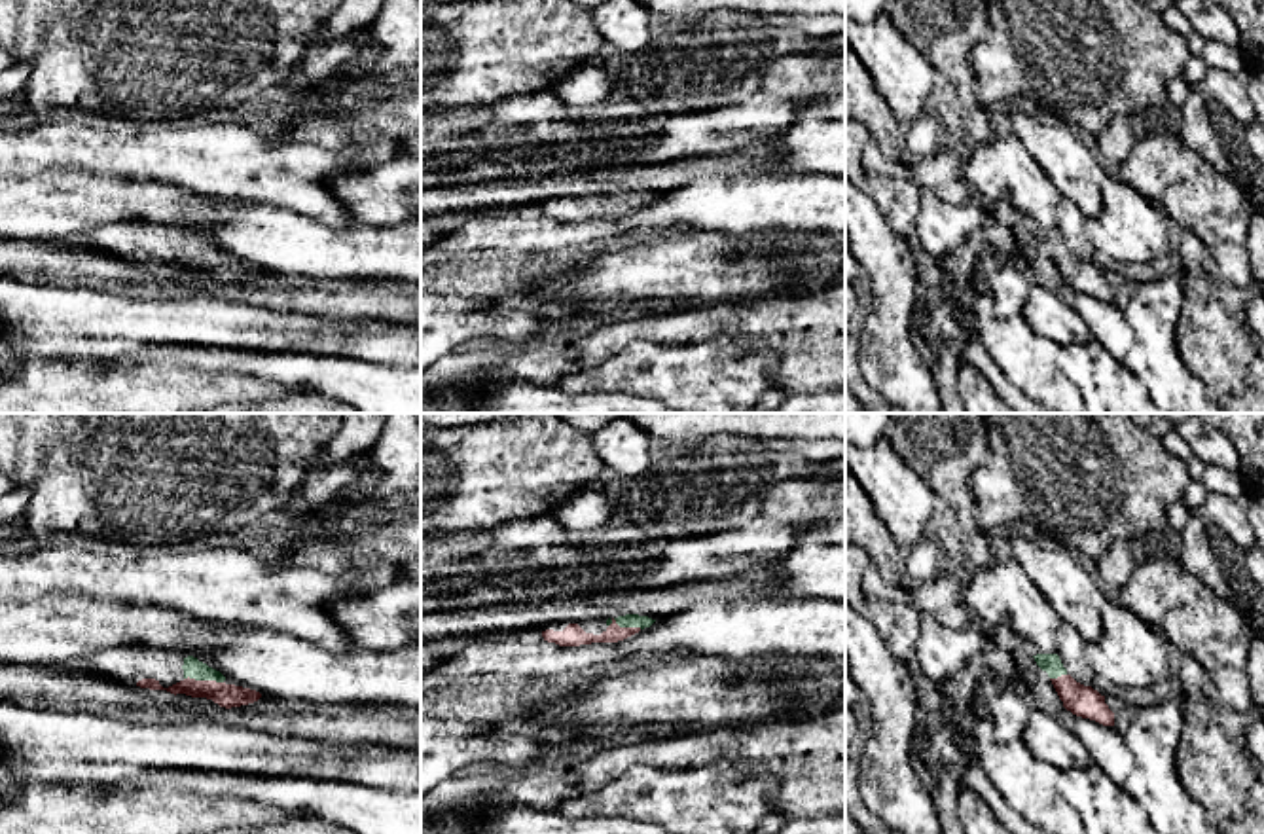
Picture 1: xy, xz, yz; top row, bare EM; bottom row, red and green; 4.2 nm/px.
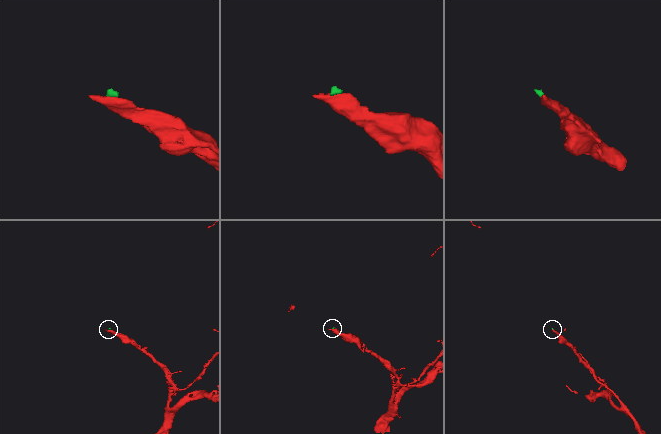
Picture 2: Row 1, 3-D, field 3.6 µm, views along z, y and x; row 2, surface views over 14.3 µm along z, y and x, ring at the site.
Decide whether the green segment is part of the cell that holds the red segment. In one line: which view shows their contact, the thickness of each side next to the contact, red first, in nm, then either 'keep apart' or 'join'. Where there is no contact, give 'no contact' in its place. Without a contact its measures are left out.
xy | 100/80 nm | join

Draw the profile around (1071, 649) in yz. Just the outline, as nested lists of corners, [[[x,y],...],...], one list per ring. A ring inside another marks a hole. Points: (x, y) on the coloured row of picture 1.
[[[1063,624],[1056,635],[1056,654],[1067,669],[1067,675],[1084,686],[1092,686],[1095,673],[1086,660],[1086,644],[1069,624]]]

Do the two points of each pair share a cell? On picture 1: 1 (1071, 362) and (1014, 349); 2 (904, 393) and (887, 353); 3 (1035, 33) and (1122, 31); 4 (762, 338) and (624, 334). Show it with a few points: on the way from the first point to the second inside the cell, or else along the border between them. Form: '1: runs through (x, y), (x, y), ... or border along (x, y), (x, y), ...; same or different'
1: border along (1060, 347), (1058, 368), (1081, 393); different
2: runs through (904, 383), (891, 362); same
3: runs through (1056, 33), (1101, 33); same
4: runs through (728, 325), (658, 328); same

